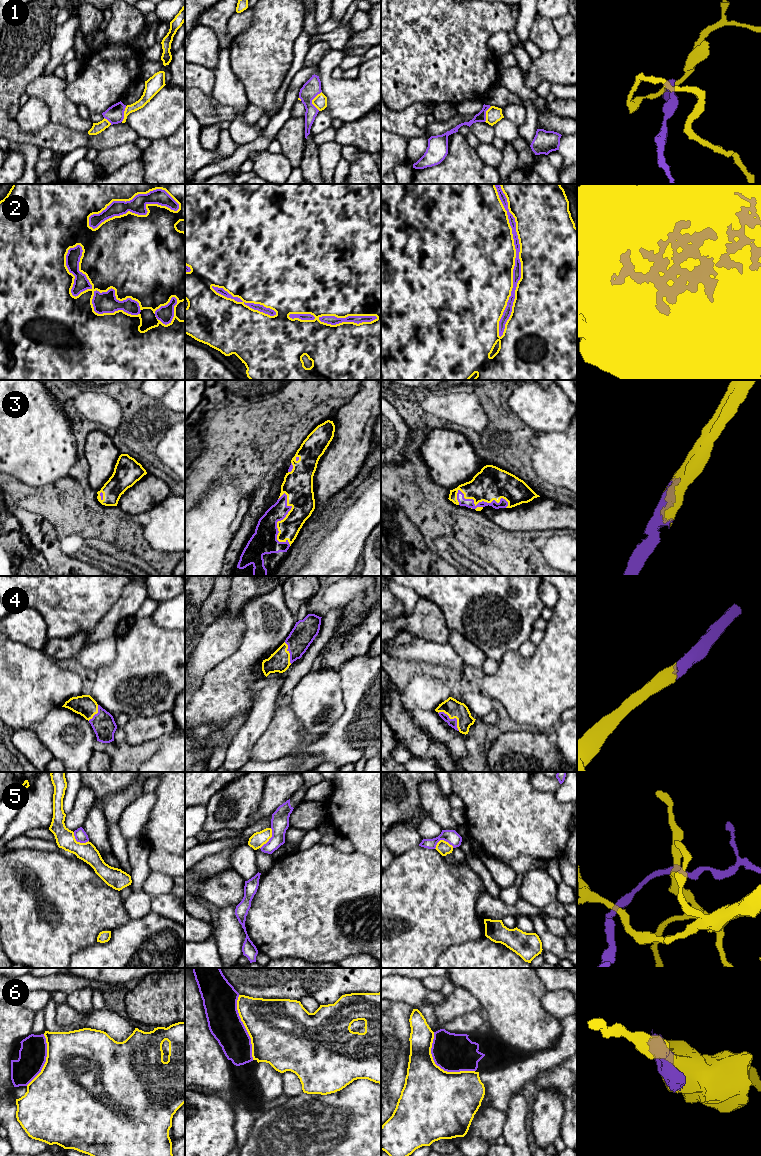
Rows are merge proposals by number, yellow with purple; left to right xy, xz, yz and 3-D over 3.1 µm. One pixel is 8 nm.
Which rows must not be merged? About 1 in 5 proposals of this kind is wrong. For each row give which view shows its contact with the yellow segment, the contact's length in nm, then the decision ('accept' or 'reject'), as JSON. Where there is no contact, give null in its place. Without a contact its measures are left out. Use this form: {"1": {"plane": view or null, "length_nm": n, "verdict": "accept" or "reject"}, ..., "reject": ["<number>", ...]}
{"1": {"plane": "xz", "length_nm": 160, "verdict": "reject"}, "2": {"plane": "yz", "length_nm": 1250, "verdict": "accept"}, "3": {"plane": "yz", "length_nm": 440, "verdict": "accept"}, "4": {"plane": "yz", "length_nm": 220, "verdict": "accept"}, "5": {"plane": "yz", "length_nm": 160, "verdict": "reject"}, "6": {"plane": "yz", "length_nm": 460, "verdict": "reject"}, "reject": ["1", "5", "6"]}

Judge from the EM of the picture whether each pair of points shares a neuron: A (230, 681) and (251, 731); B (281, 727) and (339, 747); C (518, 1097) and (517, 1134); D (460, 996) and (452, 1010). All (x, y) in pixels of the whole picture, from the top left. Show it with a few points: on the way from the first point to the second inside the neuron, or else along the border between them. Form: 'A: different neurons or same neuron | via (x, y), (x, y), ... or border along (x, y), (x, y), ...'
A: different neurons | border along (255, 698), (246, 721), (237, 731), (233, 740)
B: different neurons | border along (303, 746), (295, 754)
C: same neuron | via (517, 1106), (517, 1125)
D: same neuron | via (460, 999), (453, 1007)

